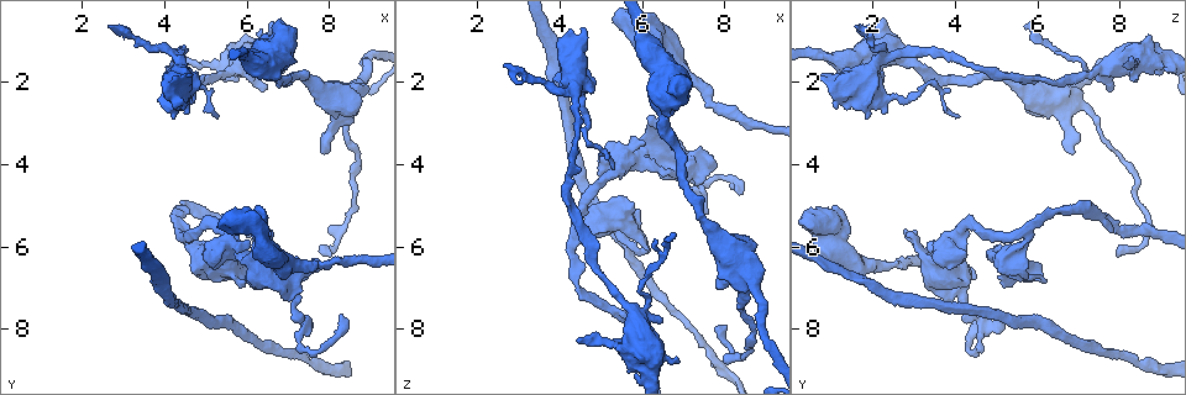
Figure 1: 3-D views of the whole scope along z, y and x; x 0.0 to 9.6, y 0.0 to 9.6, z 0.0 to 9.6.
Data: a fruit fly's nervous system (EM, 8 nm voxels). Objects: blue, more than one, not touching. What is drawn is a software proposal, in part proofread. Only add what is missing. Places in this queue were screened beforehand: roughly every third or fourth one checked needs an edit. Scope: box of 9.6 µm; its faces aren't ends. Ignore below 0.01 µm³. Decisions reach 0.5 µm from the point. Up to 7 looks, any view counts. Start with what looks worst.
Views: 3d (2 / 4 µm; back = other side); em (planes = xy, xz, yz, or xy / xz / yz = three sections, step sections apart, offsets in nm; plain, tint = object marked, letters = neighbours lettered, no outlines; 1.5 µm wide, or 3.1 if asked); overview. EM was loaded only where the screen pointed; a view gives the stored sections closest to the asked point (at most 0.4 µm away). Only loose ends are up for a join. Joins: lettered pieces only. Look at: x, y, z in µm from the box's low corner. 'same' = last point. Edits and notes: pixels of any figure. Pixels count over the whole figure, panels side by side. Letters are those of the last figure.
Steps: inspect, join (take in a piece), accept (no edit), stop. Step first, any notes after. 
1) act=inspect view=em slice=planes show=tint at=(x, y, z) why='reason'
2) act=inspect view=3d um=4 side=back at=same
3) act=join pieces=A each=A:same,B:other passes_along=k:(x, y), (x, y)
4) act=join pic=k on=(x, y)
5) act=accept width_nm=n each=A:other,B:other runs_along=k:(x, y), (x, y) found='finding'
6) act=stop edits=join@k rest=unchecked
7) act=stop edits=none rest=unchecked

act=inspect view=3d um=4 at=(6.95, 1.80, 8.75) why='branch stops here'

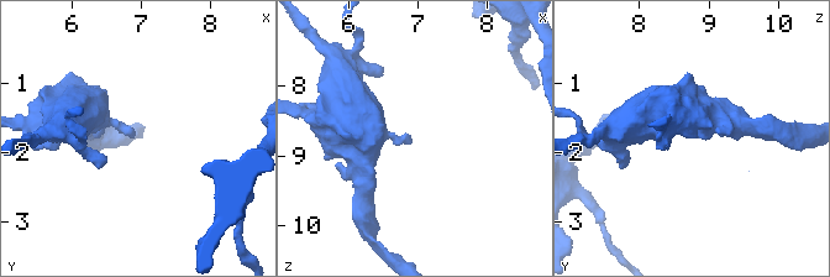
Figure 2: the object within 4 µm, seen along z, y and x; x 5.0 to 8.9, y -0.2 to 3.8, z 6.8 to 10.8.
act=inspect view=em slice=xz step=8 show=letters at=(6.85, 1.75, 8.85) why='shape alone is not enough'

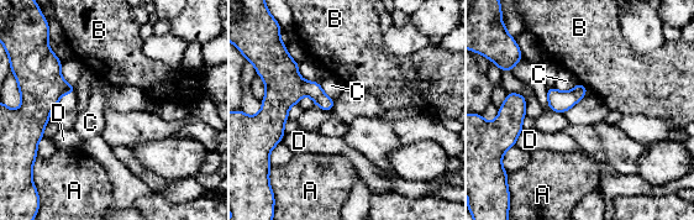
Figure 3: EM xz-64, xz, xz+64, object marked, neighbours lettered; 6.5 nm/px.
act=inspect view=em slice=planes show=letters at=same

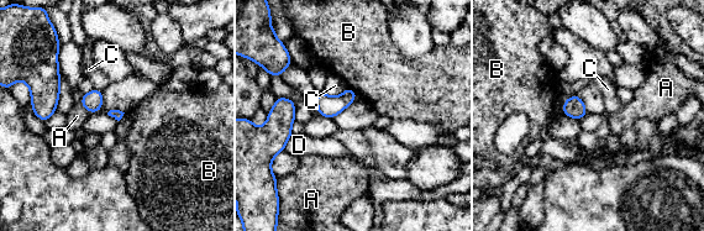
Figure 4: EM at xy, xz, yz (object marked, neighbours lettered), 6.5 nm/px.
act=accept longest_contact=C:160nm each=A:other,B:other,C:other,D:other found='none of them fits'

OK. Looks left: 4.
act=inspect view=3d um=2 side=back at=(2.60, 0.60, 1.50) why='an open end'

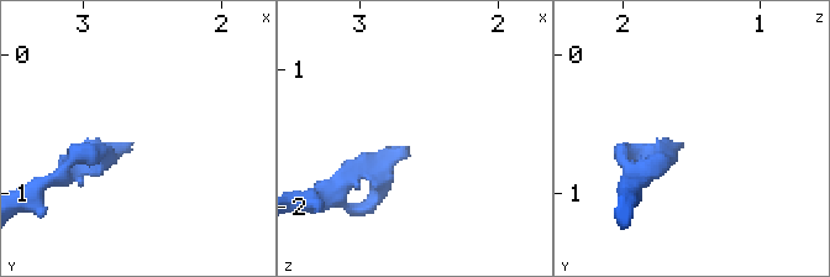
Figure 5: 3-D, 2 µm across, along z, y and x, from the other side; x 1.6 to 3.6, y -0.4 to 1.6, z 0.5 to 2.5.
act=inspect view=em slice=xz step=4 show=letters at=(2.66, 0.66, 1.56)

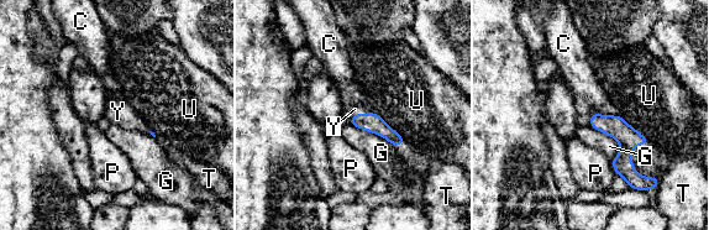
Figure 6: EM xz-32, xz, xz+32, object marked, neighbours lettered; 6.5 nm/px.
act=join pieces=Y each=C:other,G:other,P:other,T:other,U:other,Y:same found='the cell continues'

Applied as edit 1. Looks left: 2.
act=stop edits=join@6 rest=unchecked

